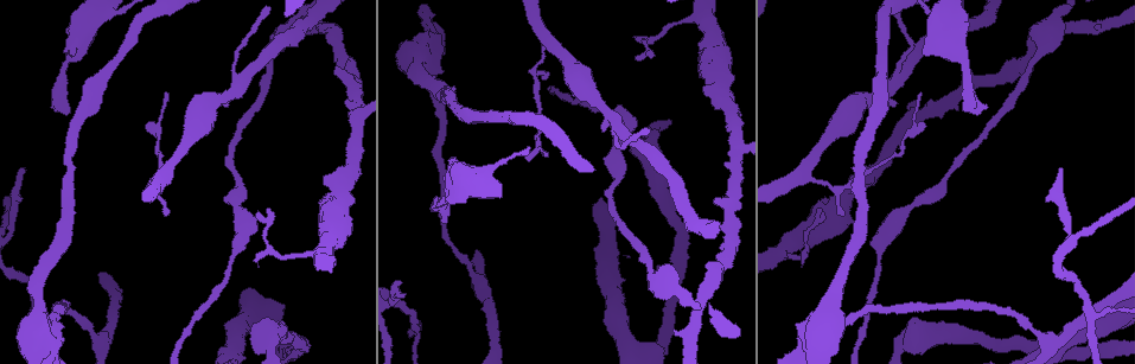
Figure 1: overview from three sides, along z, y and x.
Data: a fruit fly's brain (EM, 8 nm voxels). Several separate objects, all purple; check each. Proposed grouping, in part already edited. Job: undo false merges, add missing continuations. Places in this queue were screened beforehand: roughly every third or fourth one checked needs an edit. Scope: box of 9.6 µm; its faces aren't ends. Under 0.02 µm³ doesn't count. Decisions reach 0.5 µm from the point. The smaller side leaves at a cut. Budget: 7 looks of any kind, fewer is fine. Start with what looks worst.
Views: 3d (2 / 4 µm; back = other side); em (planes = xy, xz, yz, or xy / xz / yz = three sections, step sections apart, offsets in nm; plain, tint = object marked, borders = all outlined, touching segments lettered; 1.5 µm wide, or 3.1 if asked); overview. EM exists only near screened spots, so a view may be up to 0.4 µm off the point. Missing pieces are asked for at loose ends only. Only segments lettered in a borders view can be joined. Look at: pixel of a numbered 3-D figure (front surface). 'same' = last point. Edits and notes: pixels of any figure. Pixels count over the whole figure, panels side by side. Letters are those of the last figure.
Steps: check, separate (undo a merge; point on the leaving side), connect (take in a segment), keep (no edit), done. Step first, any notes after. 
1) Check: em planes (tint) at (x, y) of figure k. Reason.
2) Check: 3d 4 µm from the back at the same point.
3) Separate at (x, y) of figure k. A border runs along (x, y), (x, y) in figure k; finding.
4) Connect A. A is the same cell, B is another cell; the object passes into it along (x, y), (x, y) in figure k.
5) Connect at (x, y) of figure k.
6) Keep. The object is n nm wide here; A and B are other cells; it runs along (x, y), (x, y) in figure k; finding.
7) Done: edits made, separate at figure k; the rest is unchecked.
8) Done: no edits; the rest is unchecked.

Check: 3d 2 µm at (406, 293) of figure 1. An open end.

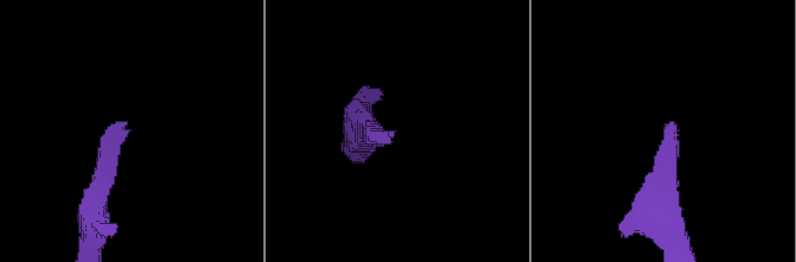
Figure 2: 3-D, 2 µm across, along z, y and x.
Check: em planes (borders) at (670, 122) of figure 2.

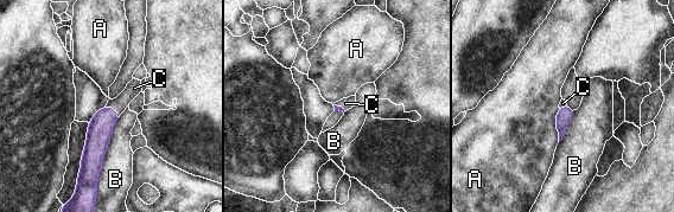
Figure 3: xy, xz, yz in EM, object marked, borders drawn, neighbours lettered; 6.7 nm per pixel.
Connect at (134, 88) of figure 3. The longest contact is with B, 500 nm; C is the same cell, A and B are other cells; the object passes into it along (100, 128), (113, 109), (134, 88) in figure 3; the neuron continues.

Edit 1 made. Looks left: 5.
Check: 3d 4 µm at (803, 263) of figure 1. Branch stops here.

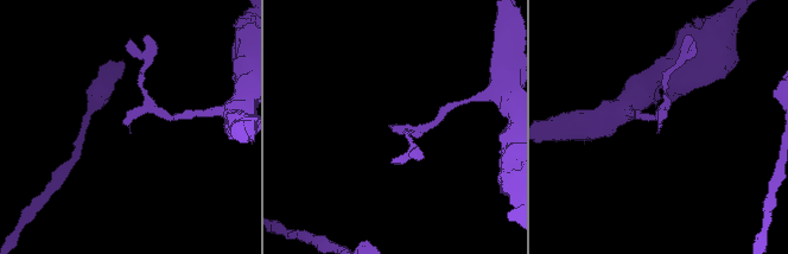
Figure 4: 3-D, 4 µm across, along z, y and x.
Check: em planes (borders) at (129, 133) of figure 4. Shape alone is not enough.

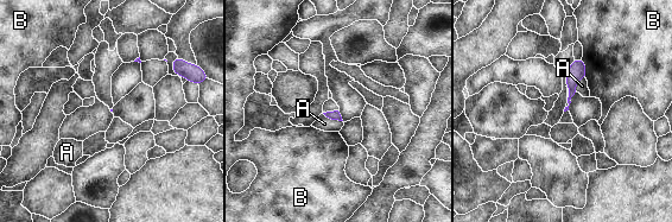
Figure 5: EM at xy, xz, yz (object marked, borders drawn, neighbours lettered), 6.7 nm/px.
Keep. A and B are other cells; none of them fits.

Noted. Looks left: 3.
Check: em planes (plain) at (147, 124) of figure 1.

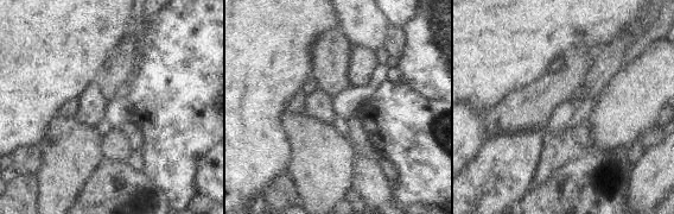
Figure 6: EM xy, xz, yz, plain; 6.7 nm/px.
Check: em planes (borders) at the same point. What lies round it.

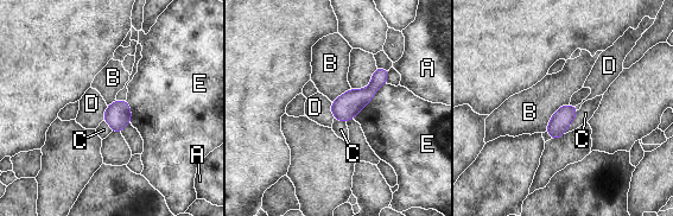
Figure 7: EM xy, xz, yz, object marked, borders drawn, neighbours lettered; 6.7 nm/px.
Keep. The object is 140 nm wide here; A, B, C, D and E are other cells; a border runs along (330, 102), (330, 113), (335, 118) in figure 7; no lettered segment goes on from it.

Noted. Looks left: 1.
Done: edits made, connect at figure 3; the rest is unchecked.

